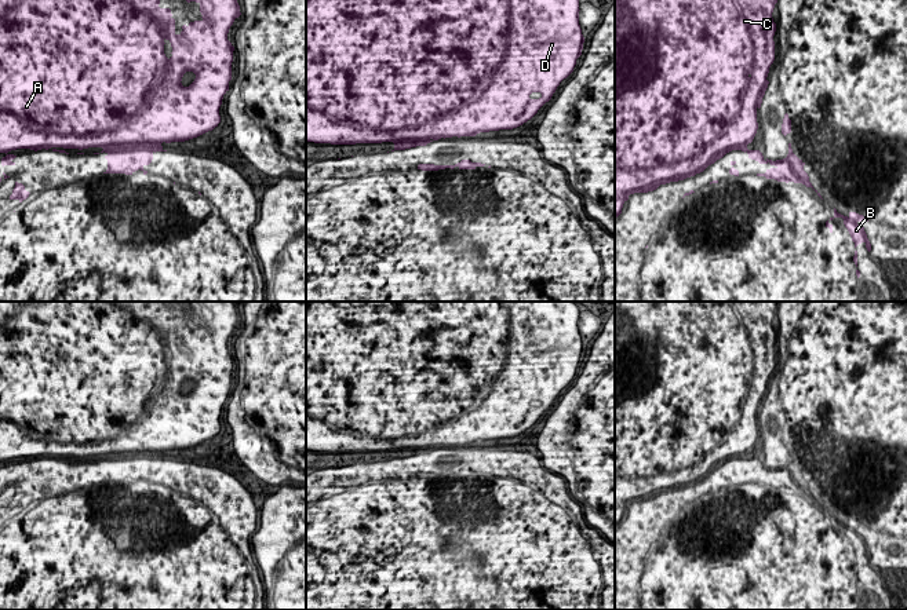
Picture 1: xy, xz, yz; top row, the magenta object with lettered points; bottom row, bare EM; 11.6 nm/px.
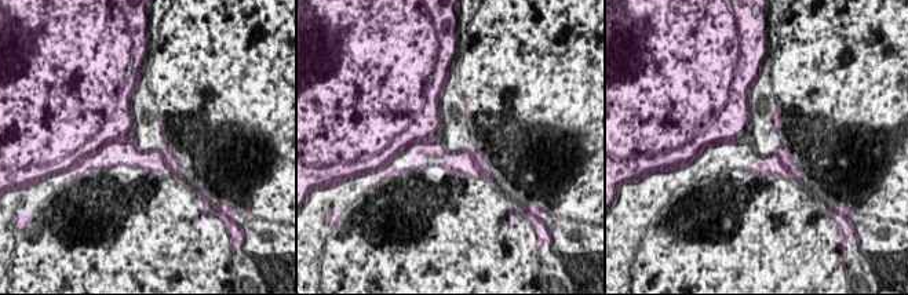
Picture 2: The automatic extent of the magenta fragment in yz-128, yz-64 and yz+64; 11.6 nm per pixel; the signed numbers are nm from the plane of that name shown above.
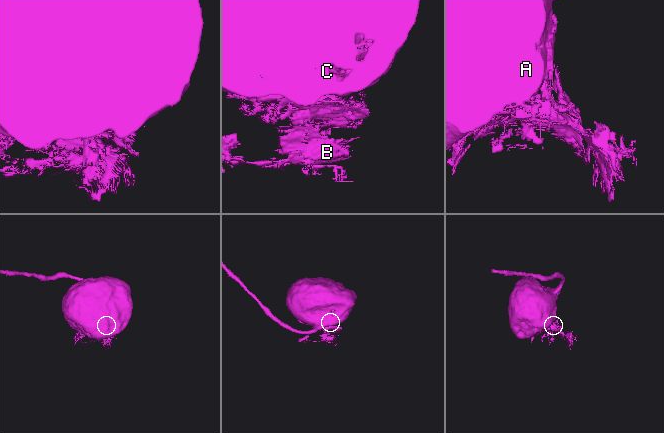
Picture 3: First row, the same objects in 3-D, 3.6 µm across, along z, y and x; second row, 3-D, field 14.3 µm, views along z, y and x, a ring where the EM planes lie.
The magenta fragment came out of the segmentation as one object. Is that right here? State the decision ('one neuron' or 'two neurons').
two neurons

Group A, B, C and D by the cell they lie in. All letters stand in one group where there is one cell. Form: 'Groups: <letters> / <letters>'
Groups: A C D / B

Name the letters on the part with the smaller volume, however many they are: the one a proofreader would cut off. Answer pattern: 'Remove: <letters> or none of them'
Remove: B

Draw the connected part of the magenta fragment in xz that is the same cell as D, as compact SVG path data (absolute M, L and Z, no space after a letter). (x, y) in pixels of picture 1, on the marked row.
M306 0L306 142L476 136L513 129L551 99L582 55L579 0Z

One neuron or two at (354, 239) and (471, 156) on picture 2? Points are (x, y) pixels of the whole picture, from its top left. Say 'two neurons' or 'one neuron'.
one neuron

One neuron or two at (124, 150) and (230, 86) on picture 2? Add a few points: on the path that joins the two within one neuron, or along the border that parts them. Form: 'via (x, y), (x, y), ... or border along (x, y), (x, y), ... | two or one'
border along (137, 139), (138, 144) | two

